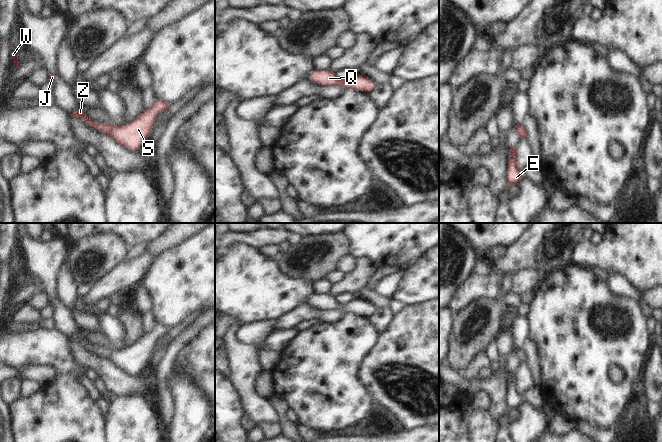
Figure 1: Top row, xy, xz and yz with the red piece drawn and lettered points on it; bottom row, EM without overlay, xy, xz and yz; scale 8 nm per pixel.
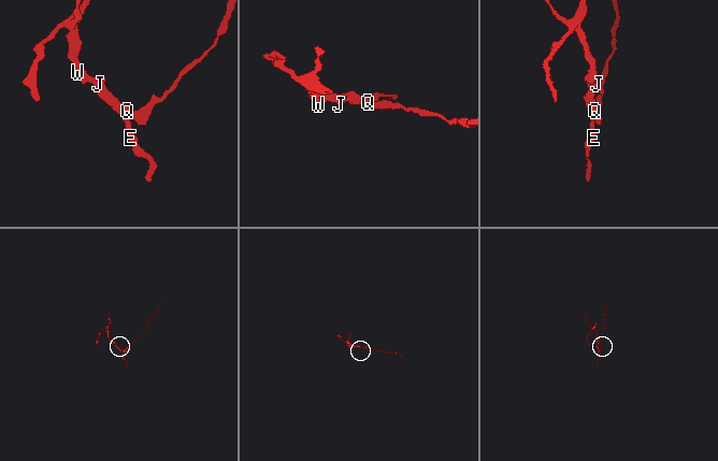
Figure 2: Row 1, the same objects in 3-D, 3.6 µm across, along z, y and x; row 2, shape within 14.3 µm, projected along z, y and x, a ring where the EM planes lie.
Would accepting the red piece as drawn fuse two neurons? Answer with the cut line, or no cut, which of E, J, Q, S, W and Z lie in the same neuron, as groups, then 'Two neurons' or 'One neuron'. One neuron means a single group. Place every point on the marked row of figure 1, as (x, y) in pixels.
No split. Groups: E J Q S W Z. One neuron

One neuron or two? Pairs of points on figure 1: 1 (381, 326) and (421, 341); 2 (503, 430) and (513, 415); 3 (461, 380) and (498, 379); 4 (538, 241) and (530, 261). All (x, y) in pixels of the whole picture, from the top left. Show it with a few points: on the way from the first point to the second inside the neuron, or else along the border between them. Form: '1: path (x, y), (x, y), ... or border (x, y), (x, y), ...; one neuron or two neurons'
1: border (396, 314), (391, 324), (382, 333); two neurons
2: path (504, 426), (509, 419); one neuron
3: path (470, 385), (489, 385); one neuron
4: path (538, 246), (538, 249), (531, 256); one neuron

